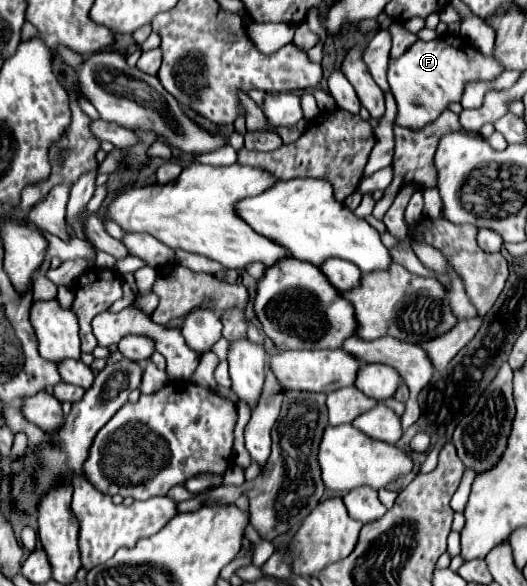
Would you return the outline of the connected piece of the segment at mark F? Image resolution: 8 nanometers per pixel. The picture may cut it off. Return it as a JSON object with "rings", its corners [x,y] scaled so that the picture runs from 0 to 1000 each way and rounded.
{"rings":[[[839,60],[820,70],[789,70],[759,101],[744,104],[736,114],[736,142],[744,162],[755,176],[751,213],[797,220],[812,206],[824,206],[858,172],[873,172],[880,142],[907,135],[937,135],[956,118],[941,101],[915,94],[907,84],[896,84],[888,70],[869,60]]]}

